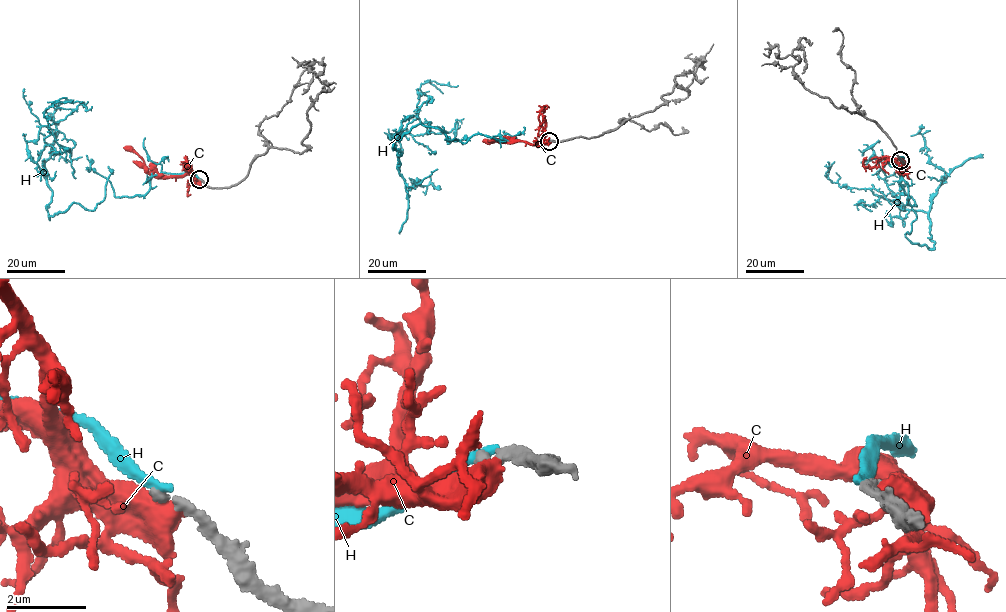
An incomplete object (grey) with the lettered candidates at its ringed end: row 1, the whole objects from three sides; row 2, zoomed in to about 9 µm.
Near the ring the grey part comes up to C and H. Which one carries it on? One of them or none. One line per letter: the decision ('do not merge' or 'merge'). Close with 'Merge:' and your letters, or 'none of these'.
C: do not merge
H: do not merge
Merge: none of these

